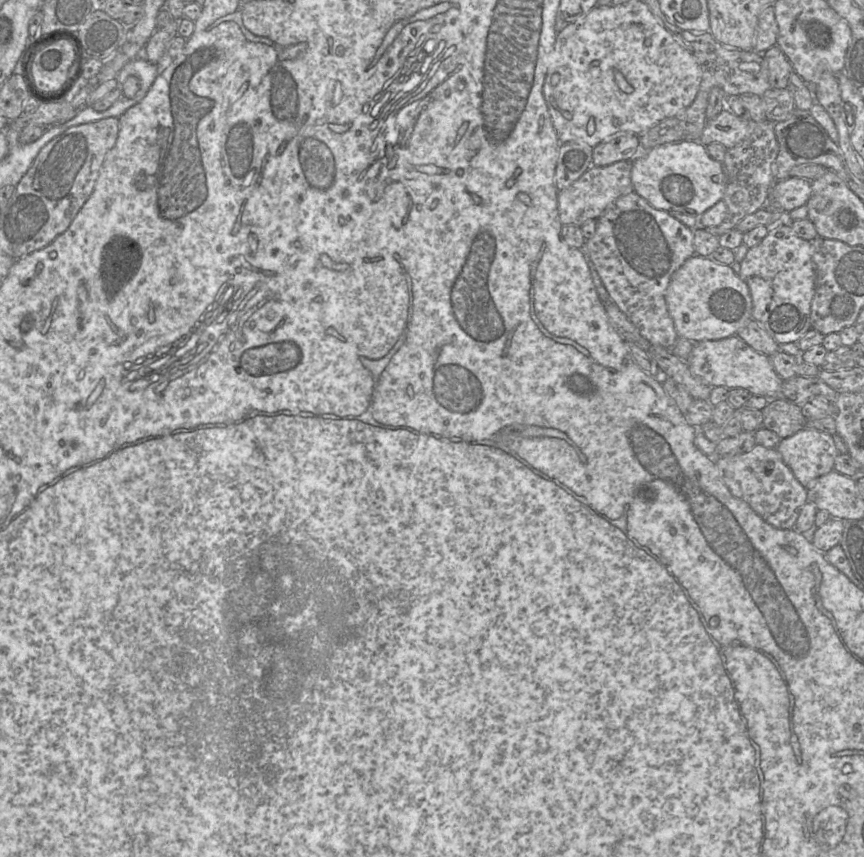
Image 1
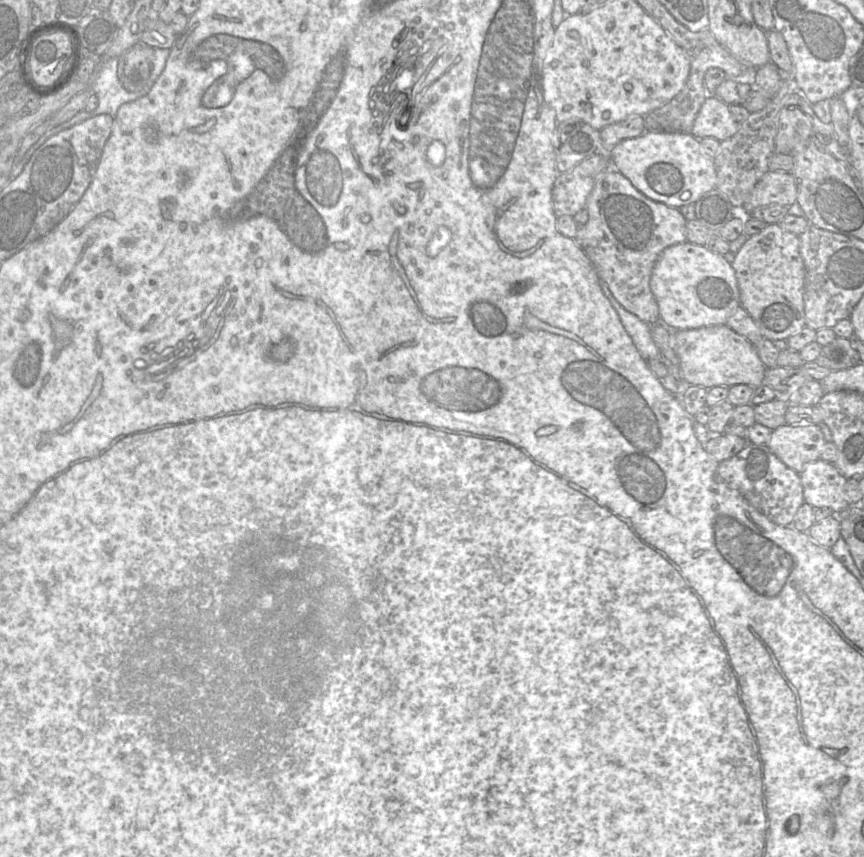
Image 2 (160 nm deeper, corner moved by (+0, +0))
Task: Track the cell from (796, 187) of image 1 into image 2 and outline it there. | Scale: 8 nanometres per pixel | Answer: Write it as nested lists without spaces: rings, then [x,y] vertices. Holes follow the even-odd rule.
[[[767,171],[743,205],[746,215],[762,206],[779,204],[790,207],[797,202],[797,185],[790,172]]]

